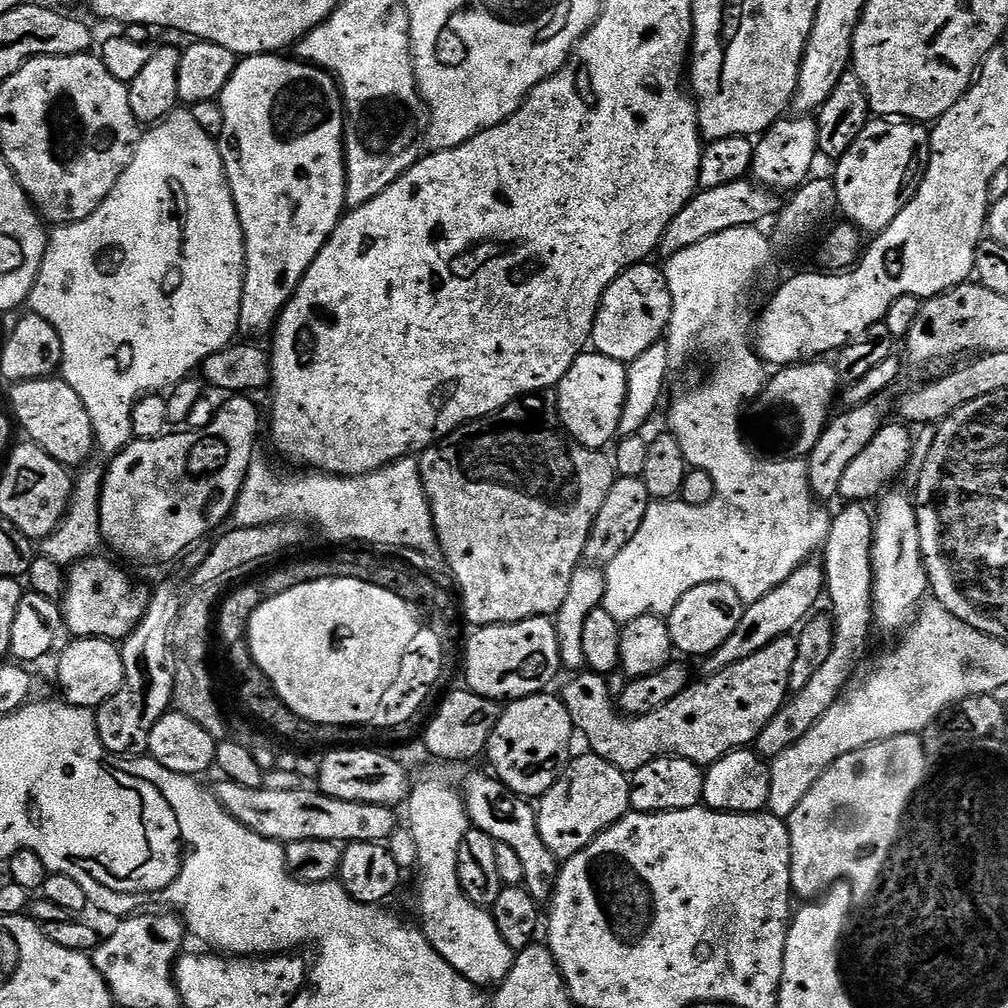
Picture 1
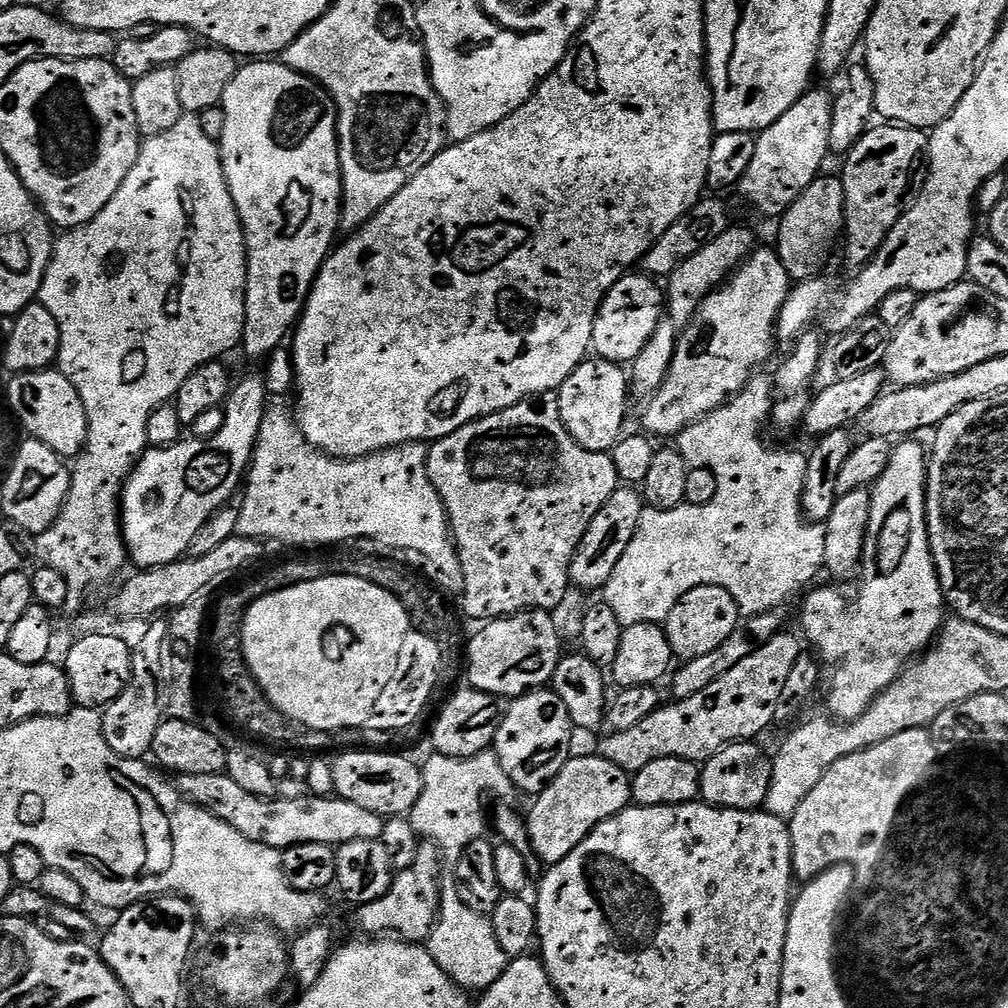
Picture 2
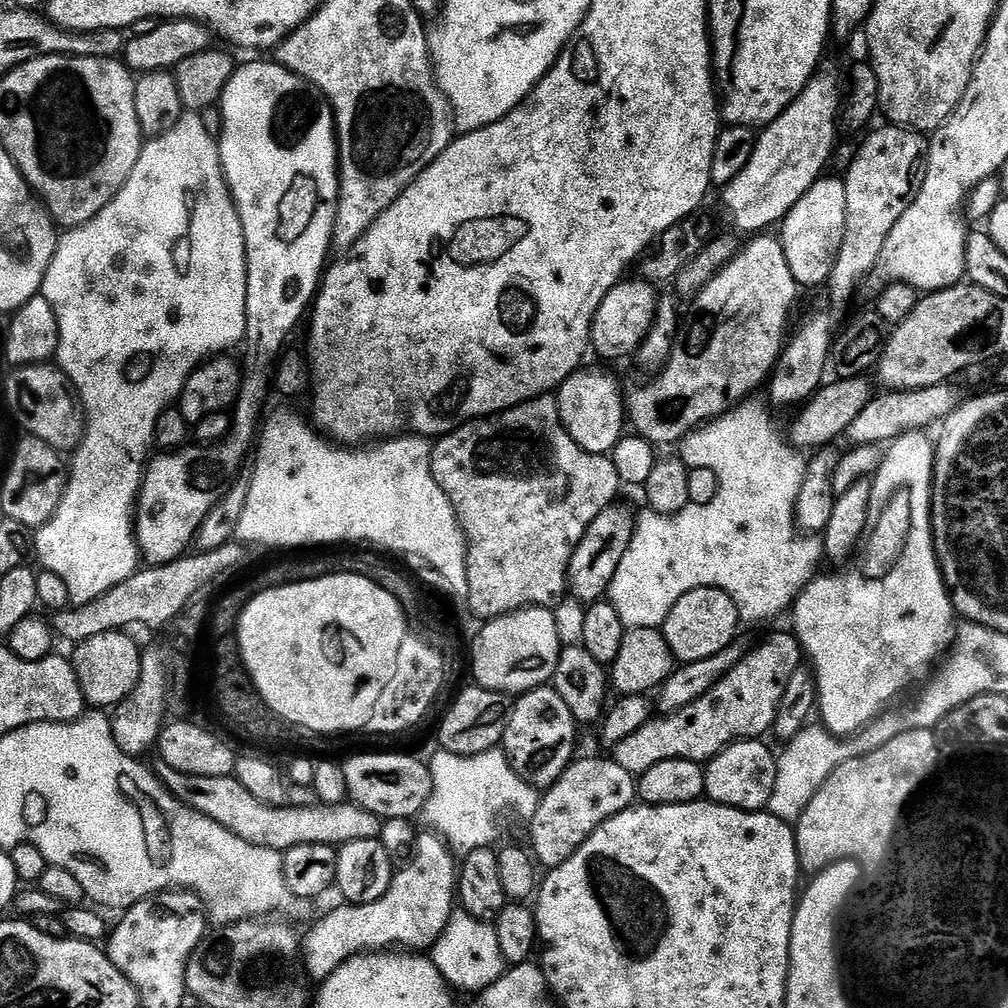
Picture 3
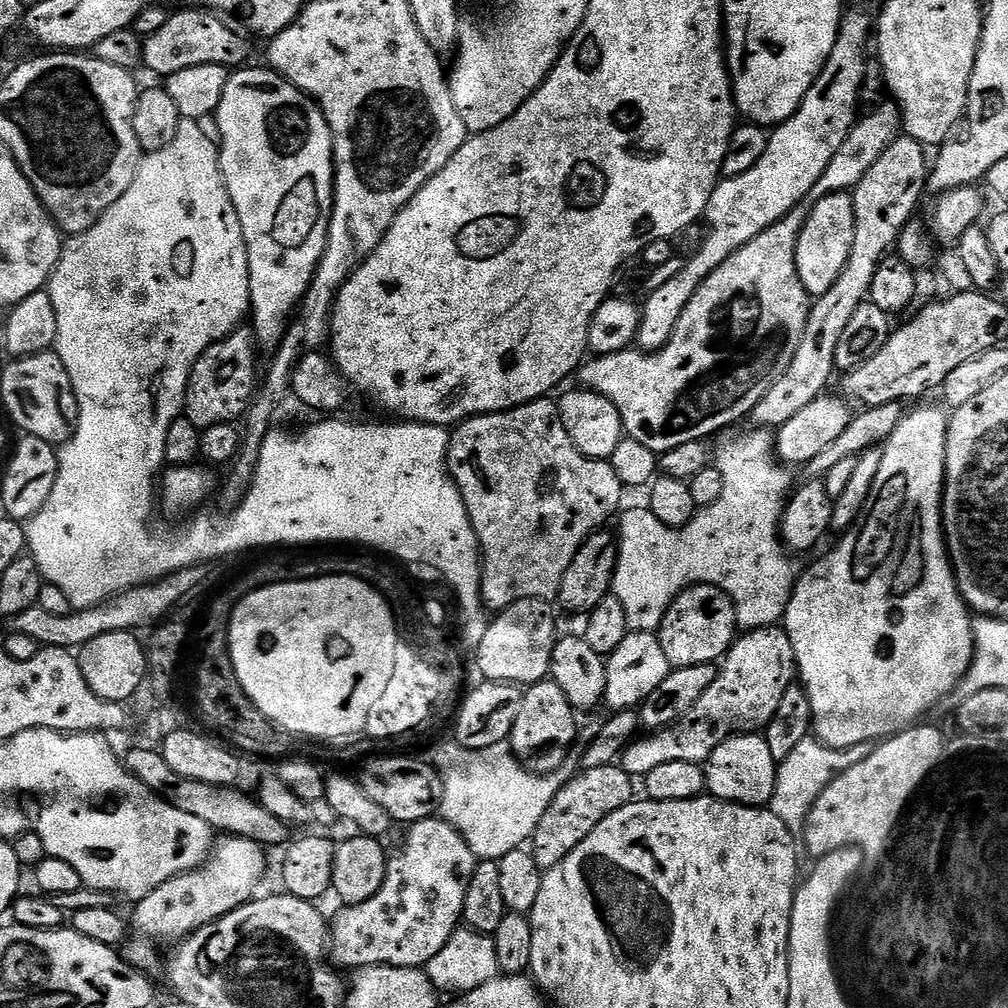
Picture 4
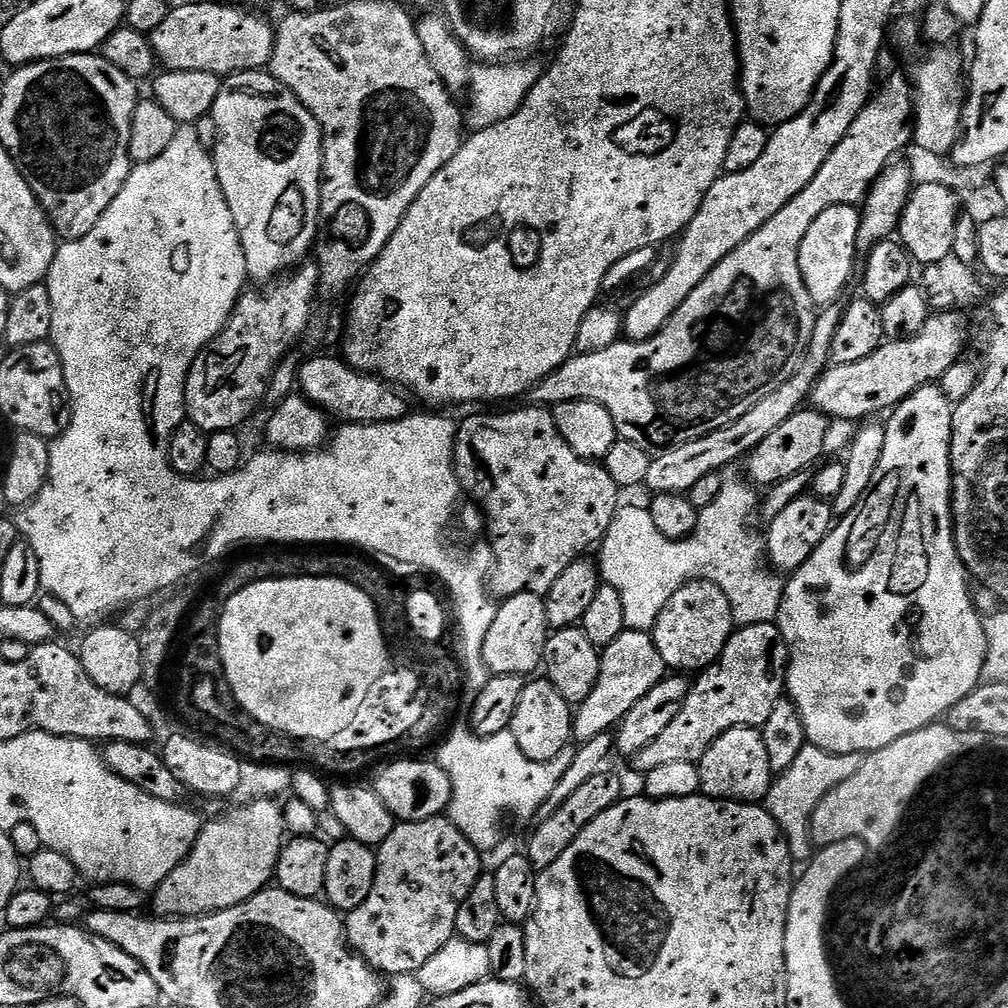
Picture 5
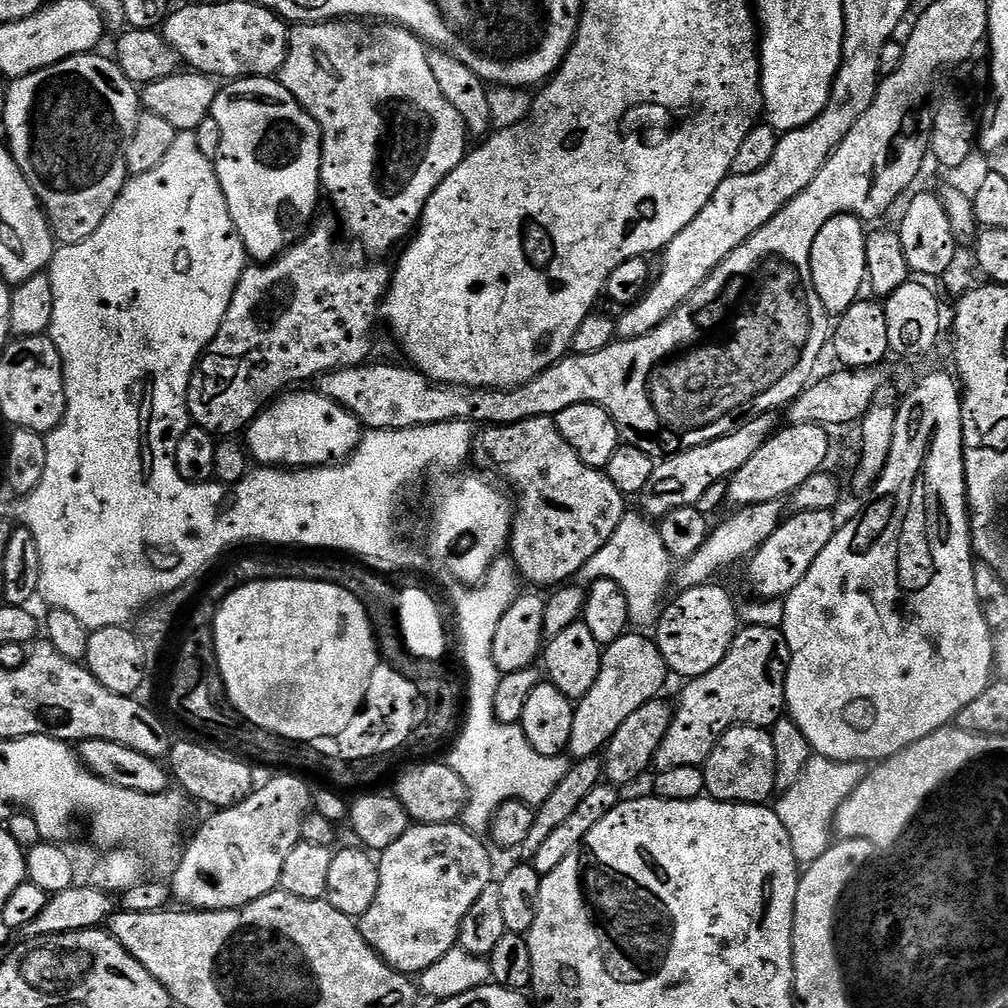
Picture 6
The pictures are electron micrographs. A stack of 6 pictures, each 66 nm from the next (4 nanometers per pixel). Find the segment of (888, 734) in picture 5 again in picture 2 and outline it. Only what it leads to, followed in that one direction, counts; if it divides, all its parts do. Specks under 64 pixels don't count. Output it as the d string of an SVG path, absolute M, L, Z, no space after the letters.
M908 438L893 447L886 470L871 489L870 526L864 539L864 557L860 559L858 569L860 589L853 596L847 596L836 588L813 587L807 593L809 596L805 598L804 609L800 612L803 639L807 643L809 640L816 647L815 655L832 667L832 673L826 676L828 708L840 722L857 720L868 711L869 706L898 679L910 661L919 657L935 641L946 623L946 601L932 561L924 509L924 485L928 482L926 448L914 441Z

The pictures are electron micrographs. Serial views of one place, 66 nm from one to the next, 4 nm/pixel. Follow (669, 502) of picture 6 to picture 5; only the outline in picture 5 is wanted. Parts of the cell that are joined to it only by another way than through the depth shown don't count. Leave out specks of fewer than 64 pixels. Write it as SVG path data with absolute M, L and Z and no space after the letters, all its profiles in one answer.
M833 306L823 309L817 315L814 334L806 346L804 362L800 369L778 388L774 394L762 398L750 414L742 414L738 422L726 426L722 430L714 430L714 434L706 434L706 438L698 438L694 442L686 442L686 446L667 449L653 455L650 474L646 474L646 488L649 493L679 492L688 494L696 482L707 475L719 473L727 464L747 457L760 443L774 433L787 419L801 411L809 403L812 388L817 380L824 375L832 360L832 343L836 331L840 326L842 312L839 307Z

